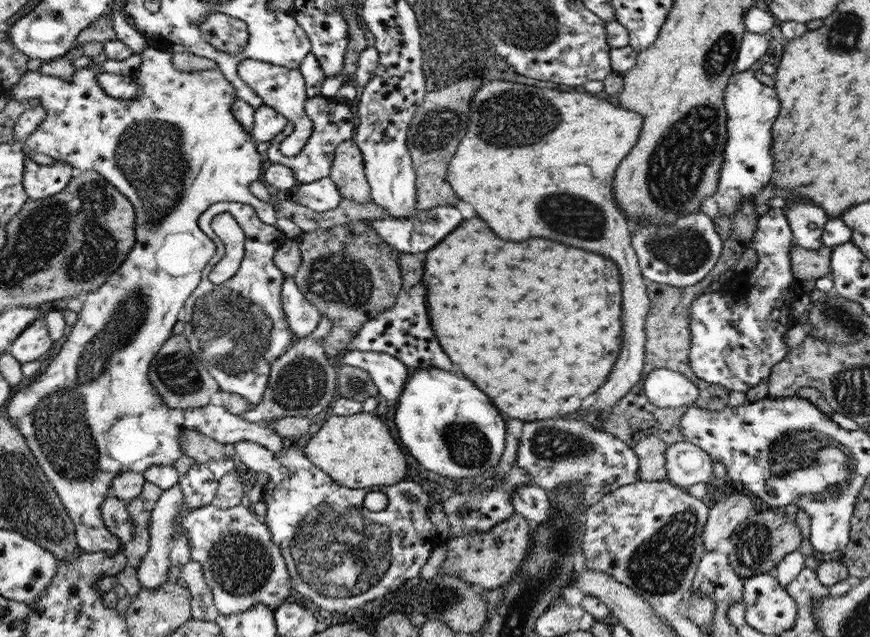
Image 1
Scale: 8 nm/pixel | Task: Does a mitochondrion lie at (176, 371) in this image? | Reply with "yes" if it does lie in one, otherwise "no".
yes

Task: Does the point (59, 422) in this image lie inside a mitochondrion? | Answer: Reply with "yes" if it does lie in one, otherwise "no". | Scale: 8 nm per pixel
yes

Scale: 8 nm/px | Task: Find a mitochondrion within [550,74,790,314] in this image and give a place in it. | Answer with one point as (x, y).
(685, 250)

